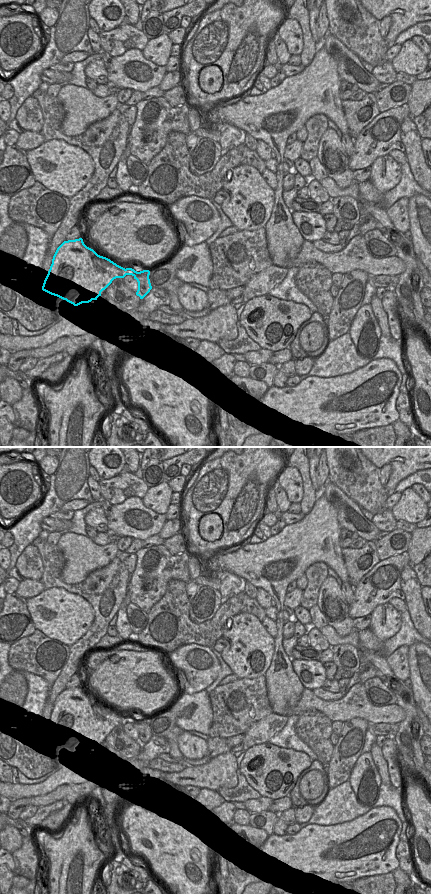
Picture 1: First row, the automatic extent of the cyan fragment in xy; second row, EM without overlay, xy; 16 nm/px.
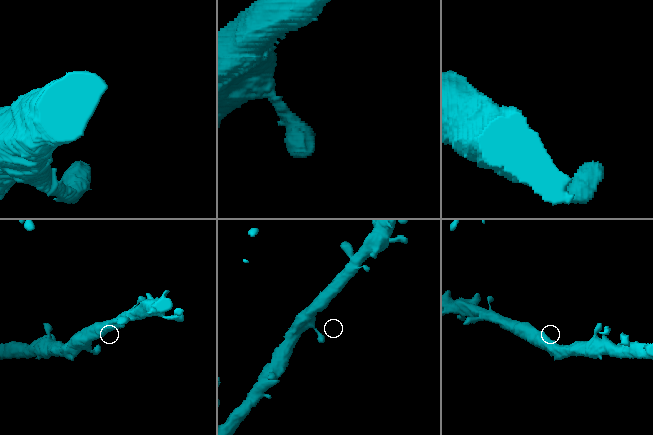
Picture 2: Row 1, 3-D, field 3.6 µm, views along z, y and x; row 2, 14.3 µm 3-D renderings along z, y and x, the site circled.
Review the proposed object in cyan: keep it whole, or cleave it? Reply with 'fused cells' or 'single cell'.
single cell

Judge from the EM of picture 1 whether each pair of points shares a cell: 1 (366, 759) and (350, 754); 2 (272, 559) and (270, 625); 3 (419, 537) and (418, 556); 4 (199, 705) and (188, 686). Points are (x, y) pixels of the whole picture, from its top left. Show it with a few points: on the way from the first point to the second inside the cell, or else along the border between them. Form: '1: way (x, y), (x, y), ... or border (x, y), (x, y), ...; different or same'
1: border (361, 753), (348, 778); different
2: border (275, 621), (276, 635), (274, 638); different
3: way (419, 542), (418, 551); same
4: border (204, 689), (191, 694), (179, 693); different

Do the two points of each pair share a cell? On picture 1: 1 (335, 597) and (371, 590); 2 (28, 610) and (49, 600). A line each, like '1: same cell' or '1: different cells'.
1: different cells
2: same cell

